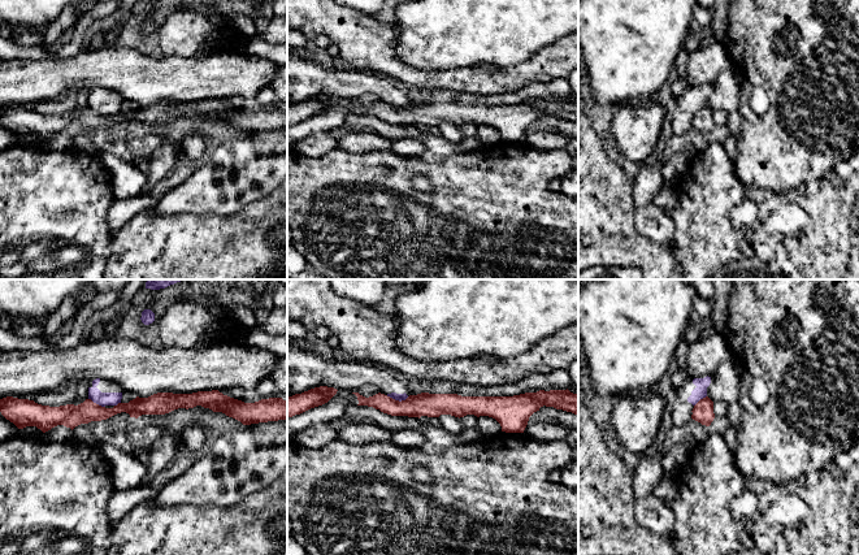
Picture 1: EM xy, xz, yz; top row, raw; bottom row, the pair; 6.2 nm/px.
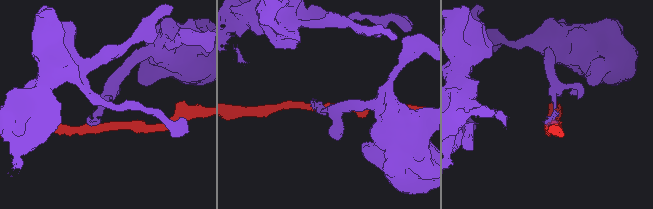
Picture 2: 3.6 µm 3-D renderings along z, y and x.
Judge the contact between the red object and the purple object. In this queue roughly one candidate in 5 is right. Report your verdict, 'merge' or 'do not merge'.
do not merge

